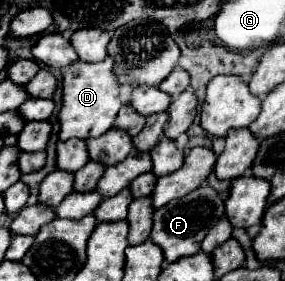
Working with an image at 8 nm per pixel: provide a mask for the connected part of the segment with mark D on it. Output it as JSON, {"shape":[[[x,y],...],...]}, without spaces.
{"shape":[[[111,57],[99,61],[99,63],[87,63],[87,61],[75,61],[71,67],[63,73],[63,107],[59,111],[61,131],[59,139],[91,139],[99,137],[105,131],[109,131],[115,125],[117,113],[121,109],[119,99],[121,83],[115,75],[115,61]]]}

